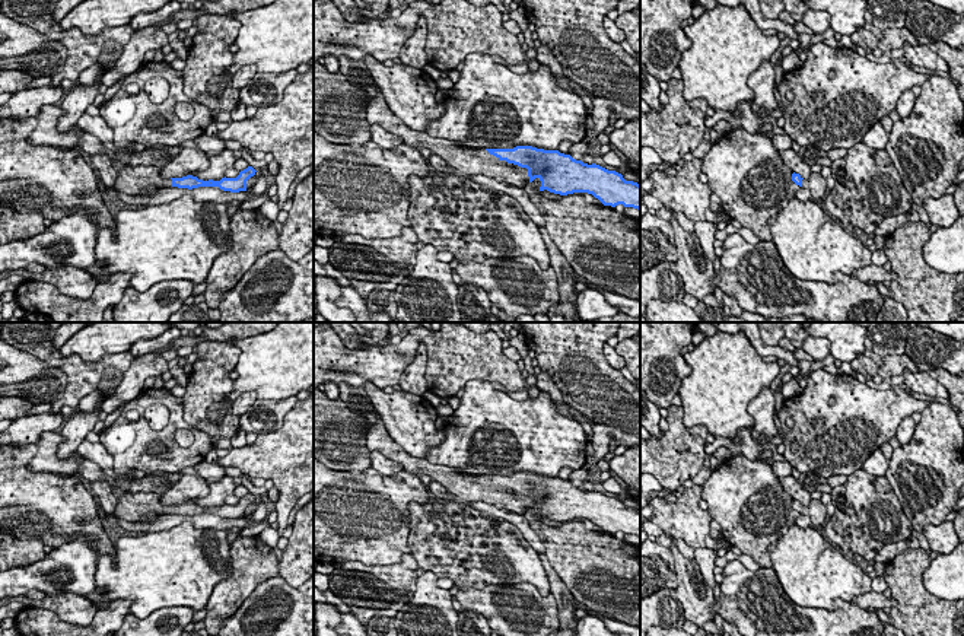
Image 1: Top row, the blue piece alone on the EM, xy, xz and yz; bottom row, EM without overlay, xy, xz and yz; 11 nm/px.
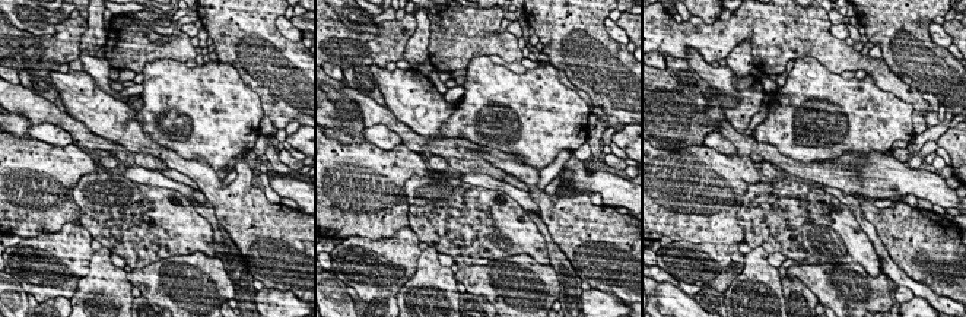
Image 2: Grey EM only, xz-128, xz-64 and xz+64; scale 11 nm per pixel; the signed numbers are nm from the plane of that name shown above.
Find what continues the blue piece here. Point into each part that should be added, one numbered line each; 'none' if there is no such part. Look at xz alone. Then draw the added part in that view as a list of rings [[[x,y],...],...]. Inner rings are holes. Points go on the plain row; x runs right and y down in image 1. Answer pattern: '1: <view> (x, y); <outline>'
1: xz (463, 487); [[[384,423],[369,424],[366,432],[369,451],[379,451],[388,458],[400,462],[404,471],[411,476],[429,476],[432,481],[440,483],[451,497],[462,502],[486,502],[502,509],[524,515],[529,511],[528,496],[515,492],[513,495],[486,476],[462,476],[446,465],[430,464],[427,459],[414,458],[407,454],[386,432]]]

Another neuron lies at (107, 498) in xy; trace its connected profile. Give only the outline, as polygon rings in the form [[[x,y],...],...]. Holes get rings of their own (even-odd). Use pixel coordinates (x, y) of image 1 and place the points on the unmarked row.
[[[106,480],[89,481],[86,484],[90,493],[98,497],[98,503],[105,511],[105,513],[112,516],[118,505],[117,492],[108,484]]]

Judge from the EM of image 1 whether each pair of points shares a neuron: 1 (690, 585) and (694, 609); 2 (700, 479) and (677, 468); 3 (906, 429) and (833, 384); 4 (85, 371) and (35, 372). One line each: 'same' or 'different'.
1: same
2: different
3: different
4: different

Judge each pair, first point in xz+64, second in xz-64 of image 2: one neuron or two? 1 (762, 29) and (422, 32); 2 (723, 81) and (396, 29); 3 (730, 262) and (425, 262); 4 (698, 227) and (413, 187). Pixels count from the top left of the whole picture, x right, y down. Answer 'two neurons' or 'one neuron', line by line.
1: two neurons
2: two neurons
3: two neurons
4: two neurons

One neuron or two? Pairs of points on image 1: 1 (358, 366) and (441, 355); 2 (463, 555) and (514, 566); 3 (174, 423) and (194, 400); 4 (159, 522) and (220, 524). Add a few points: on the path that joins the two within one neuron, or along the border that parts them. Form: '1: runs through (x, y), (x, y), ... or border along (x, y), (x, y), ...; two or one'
1: runs through (378, 363), (387, 363), (416, 339), (420, 339); one
2: runs through (476, 555), (500, 555); one
3: border along (181, 397), (183, 417), (194, 428), (210, 435); two
4: runs through (174, 520), (206, 521); one

